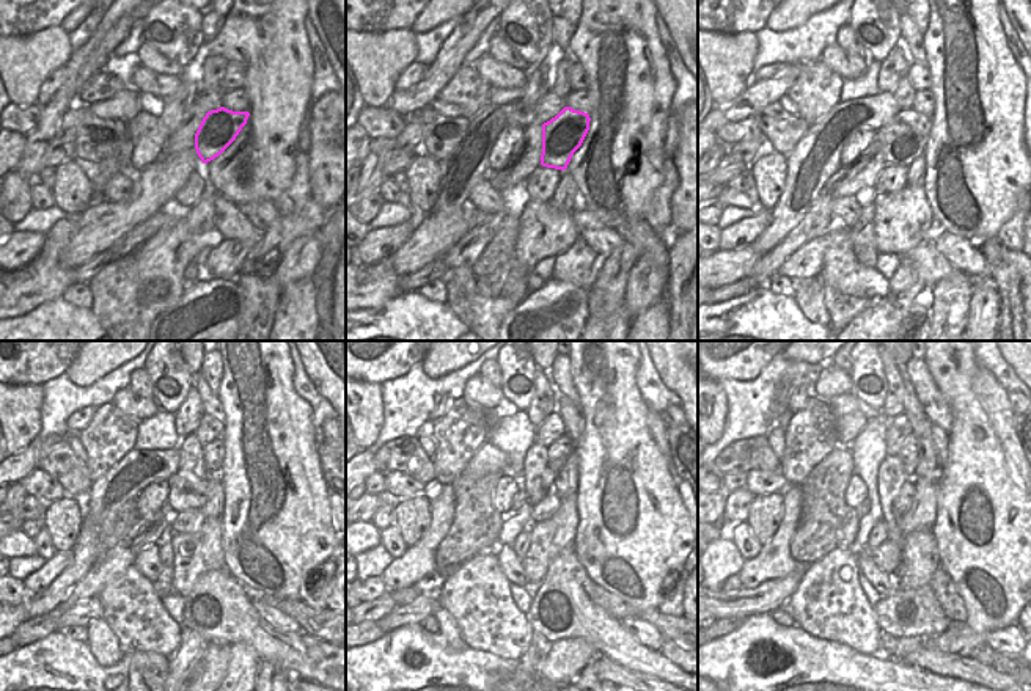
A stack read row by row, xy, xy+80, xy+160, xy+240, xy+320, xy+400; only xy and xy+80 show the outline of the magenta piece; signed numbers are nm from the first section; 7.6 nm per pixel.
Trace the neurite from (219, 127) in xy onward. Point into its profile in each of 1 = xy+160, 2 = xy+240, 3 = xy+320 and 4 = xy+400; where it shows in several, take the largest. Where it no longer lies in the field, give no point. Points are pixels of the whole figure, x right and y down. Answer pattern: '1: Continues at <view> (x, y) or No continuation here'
1: Continues at xy+160 (904, 138)
2: Continues at xy+240 (186, 492)
3: Continues at xy+320 (521, 497)
4: Continues at xy+400 (863, 508)

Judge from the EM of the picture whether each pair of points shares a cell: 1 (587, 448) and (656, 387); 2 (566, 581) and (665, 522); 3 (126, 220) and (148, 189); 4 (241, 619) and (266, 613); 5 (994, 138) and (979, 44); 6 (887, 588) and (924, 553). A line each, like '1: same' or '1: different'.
1: different
2: different
3: same
4: different
5: same
6: different

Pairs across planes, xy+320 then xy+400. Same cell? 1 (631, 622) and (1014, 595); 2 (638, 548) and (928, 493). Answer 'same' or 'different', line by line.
1: different
2: different

